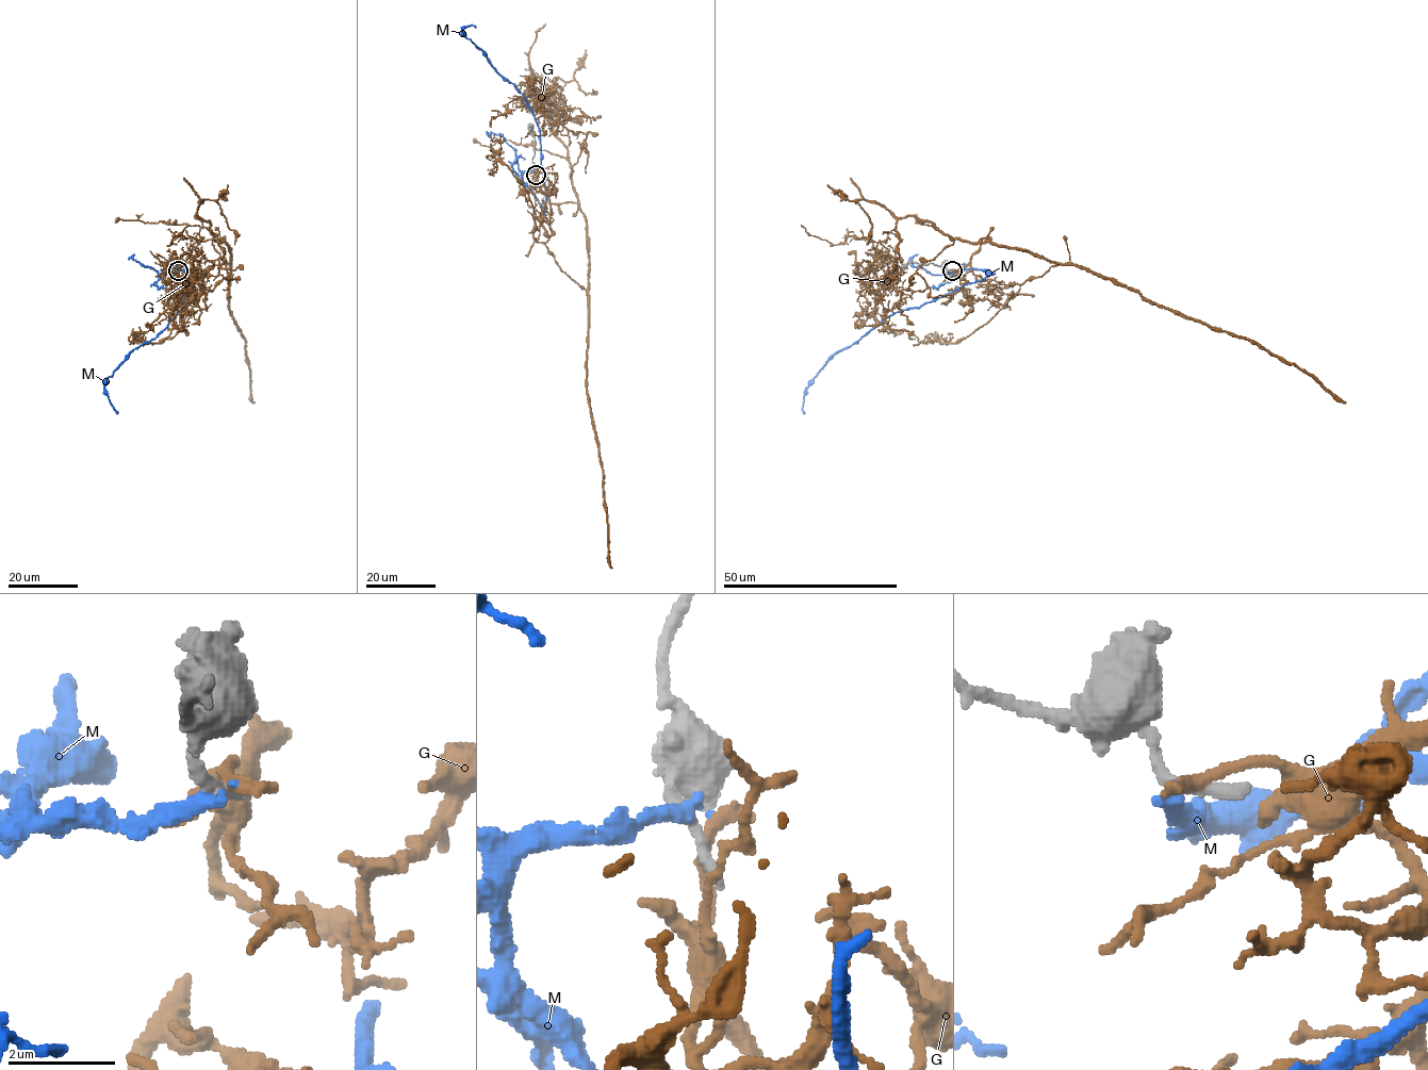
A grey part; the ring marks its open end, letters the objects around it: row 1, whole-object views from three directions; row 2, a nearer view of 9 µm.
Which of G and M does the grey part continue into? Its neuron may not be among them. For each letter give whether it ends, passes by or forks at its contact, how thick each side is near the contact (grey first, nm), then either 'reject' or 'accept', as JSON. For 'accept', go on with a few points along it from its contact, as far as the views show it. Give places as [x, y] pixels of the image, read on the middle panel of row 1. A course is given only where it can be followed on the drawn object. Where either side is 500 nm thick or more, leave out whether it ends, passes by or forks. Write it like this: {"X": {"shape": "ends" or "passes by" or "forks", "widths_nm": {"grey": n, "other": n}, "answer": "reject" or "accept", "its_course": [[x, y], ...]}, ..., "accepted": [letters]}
{"G": {"shape": "ends", "widths_nm": {"grey": 280, "other": 320}, "answer": "reject"}, "M": {"shape": "ends", "widths_nm": {"grey": 200, "other": 320}, "answer": "reject"}, "accepted": []}

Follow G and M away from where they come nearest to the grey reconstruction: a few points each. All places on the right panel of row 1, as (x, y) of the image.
G: (950, 270), (964, 267), (980, 239), (1077, 264), (1135, 289), (1148, 301), (1246, 338), (1295, 363), (1345, 402)
M: (947, 270), (982, 269), (986, 275), (919, 307), (884, 318), (850, 346), (838, 350), (807, 388), (804, 413)

